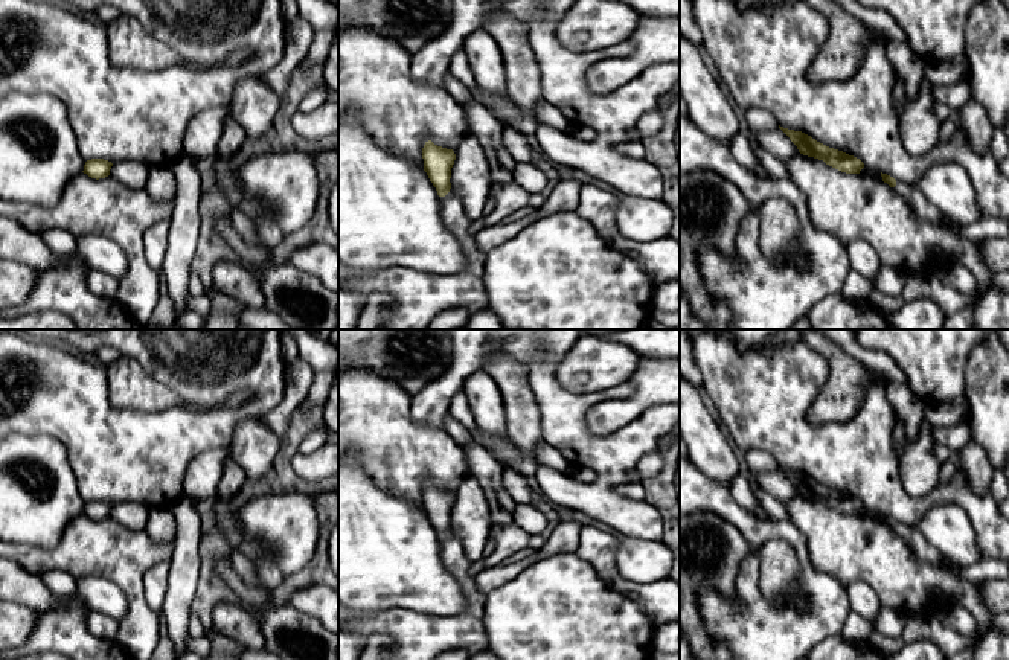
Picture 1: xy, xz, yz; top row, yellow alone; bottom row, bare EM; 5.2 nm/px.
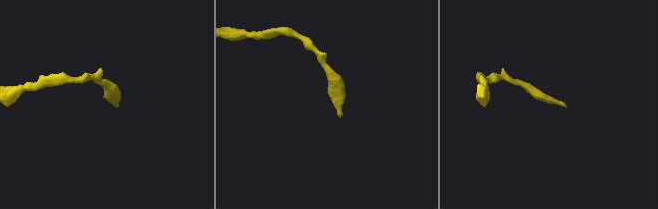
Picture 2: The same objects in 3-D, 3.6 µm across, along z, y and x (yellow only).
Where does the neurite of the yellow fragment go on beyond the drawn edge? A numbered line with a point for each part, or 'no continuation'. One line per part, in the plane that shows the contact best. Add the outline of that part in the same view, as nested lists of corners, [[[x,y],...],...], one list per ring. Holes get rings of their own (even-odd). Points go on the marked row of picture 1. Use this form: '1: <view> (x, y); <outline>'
no continuation

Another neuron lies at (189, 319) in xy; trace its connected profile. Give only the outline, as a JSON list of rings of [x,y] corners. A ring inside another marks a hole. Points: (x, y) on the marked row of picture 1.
[[[186,309],[178,316],[178,325],[183,329],[203,329],[204,319],[198,312]]]

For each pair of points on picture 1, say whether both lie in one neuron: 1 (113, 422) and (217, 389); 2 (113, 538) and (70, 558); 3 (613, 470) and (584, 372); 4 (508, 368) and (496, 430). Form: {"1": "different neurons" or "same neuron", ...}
{"1": "same neuron", "2": "same neuron", "3": "different neurons", "4": "different neurons"}

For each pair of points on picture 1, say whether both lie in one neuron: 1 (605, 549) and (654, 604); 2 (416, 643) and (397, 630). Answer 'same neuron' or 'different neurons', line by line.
1: same neuron
2: same neuron

